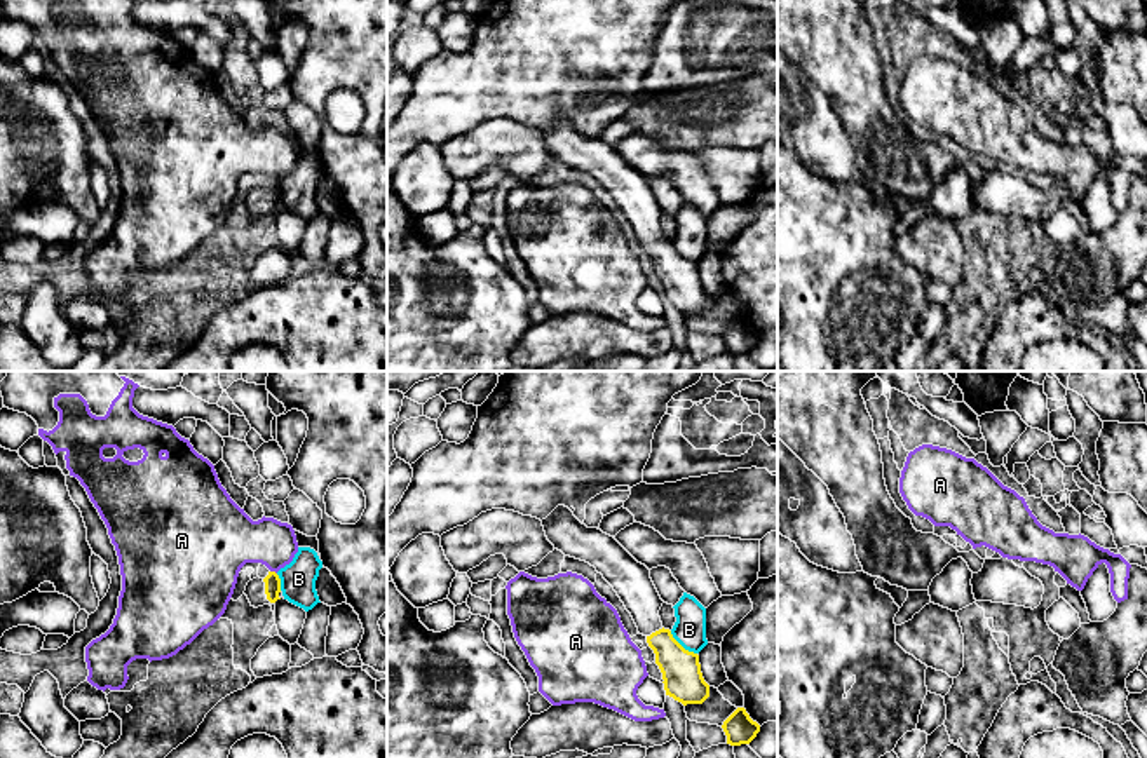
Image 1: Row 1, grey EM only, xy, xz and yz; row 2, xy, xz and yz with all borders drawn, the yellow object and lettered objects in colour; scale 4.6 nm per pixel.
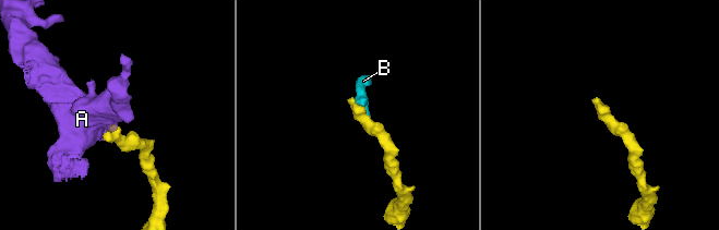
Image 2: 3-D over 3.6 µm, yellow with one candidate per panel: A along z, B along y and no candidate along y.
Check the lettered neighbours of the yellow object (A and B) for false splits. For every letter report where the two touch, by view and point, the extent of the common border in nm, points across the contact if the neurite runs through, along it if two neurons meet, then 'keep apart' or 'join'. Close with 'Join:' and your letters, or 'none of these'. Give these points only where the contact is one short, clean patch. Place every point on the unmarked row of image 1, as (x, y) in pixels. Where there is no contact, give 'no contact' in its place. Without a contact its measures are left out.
A: xy (274, 182) | 40 nm | along xy (271, 180), (276, 183) | keep apart
B: xz (680, 255) | 170 nm | keep apart
Join: none of these

